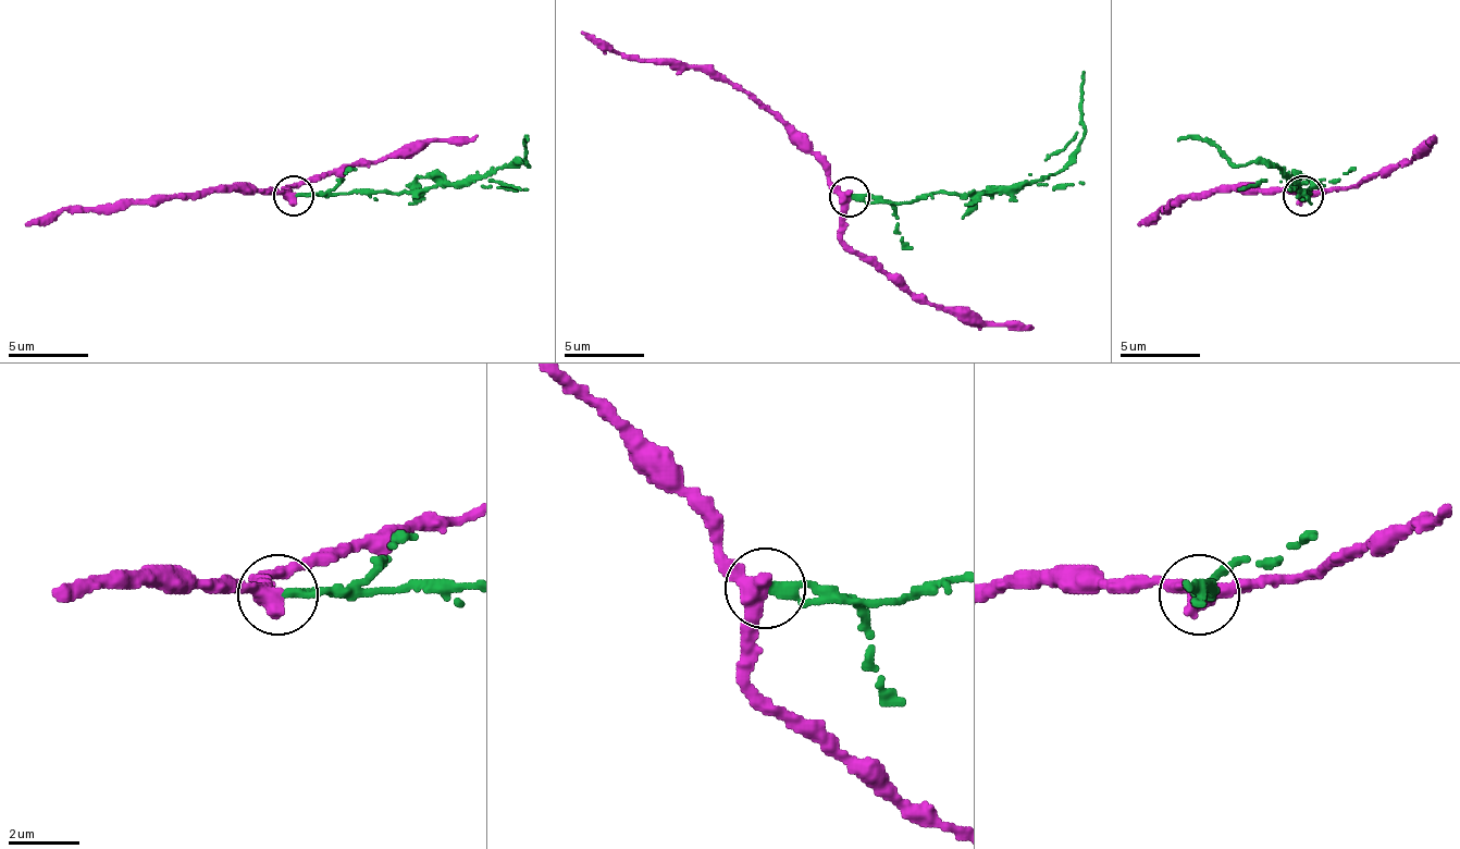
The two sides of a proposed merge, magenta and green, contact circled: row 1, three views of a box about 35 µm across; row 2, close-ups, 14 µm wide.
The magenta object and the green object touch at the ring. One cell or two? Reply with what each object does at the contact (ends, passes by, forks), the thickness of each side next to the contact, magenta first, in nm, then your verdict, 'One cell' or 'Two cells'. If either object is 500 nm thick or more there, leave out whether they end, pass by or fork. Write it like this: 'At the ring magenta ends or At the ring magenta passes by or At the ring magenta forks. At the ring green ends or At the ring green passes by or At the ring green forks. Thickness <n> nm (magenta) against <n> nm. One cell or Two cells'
At the ring magenta passes by. At the ring green ends. Thickness 400 nm (magenta) against 320 nm. Two cells

